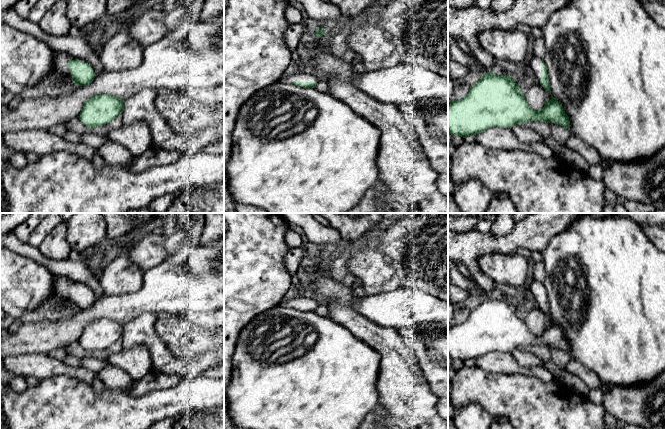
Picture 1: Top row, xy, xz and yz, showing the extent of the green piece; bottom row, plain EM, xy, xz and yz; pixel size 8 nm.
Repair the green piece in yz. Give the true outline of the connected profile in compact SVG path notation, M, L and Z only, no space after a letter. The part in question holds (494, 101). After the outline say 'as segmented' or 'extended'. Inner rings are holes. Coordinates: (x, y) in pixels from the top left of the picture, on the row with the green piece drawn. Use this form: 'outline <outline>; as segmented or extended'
outline M534 55L530 59L527 69L533 80L538 82L551 95L551 100L546 100L540 111L535 111L529 106L522 89L508 74L499 76L493 72L487 72L471 87L469 93L463 99L451 101L448 105L448 131L451 135L466 138L482 133L492 127L512 128L516 124L524 125L532 121L545 122L546 124L553 122L570 130L568 115L560 102L551 94L547 68L543 59Z; extended

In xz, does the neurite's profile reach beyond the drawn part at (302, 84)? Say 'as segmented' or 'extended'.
extended

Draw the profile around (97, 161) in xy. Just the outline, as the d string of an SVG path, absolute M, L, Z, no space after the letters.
M97 153L93 155L91 162L96 169L104 169L107 166L102 157Z

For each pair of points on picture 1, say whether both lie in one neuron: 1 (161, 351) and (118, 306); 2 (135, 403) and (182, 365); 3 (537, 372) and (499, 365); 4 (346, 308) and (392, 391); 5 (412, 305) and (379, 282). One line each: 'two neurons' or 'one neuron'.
1: two neurons
2: two neurons
3: one neuron
4: one neuron
5: two neurons

